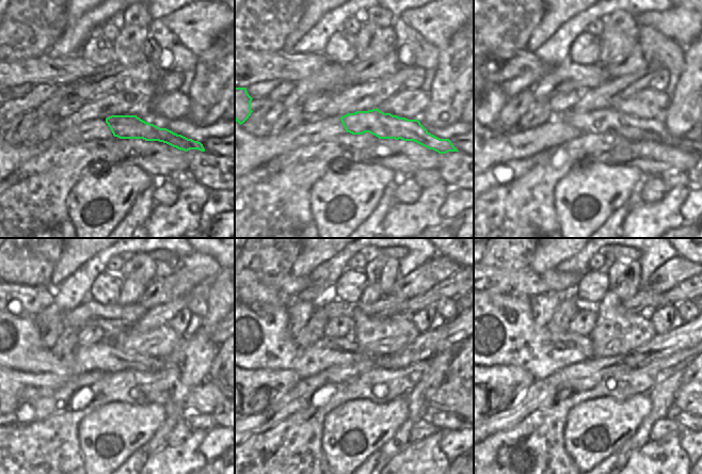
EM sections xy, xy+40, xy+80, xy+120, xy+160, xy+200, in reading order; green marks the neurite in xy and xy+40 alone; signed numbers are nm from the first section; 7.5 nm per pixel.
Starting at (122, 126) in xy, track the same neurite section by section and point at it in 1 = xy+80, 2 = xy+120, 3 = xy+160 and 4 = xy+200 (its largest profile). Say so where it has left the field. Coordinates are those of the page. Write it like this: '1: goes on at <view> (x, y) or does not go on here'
1: goes on at xy+80 (606, 120)
2: goes on at xy+120 (17, 345)
3: goes on at xy+160 (256, 338)
4: goes on at xy+200 (495, 329)

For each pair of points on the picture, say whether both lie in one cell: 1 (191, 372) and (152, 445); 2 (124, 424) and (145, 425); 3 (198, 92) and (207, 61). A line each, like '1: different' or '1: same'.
1: same
2: same
3: same

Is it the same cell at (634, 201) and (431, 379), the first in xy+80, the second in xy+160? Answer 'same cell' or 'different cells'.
same cell

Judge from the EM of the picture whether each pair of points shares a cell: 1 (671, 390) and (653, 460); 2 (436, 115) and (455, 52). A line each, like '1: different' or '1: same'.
1: different
2: same

